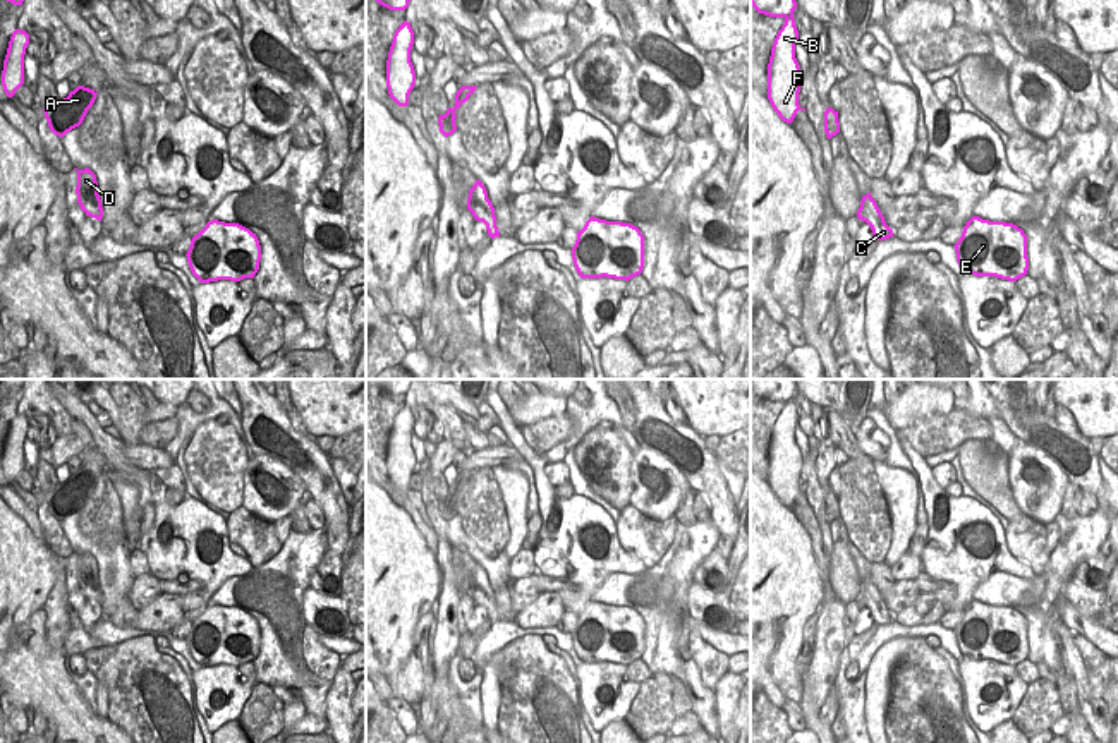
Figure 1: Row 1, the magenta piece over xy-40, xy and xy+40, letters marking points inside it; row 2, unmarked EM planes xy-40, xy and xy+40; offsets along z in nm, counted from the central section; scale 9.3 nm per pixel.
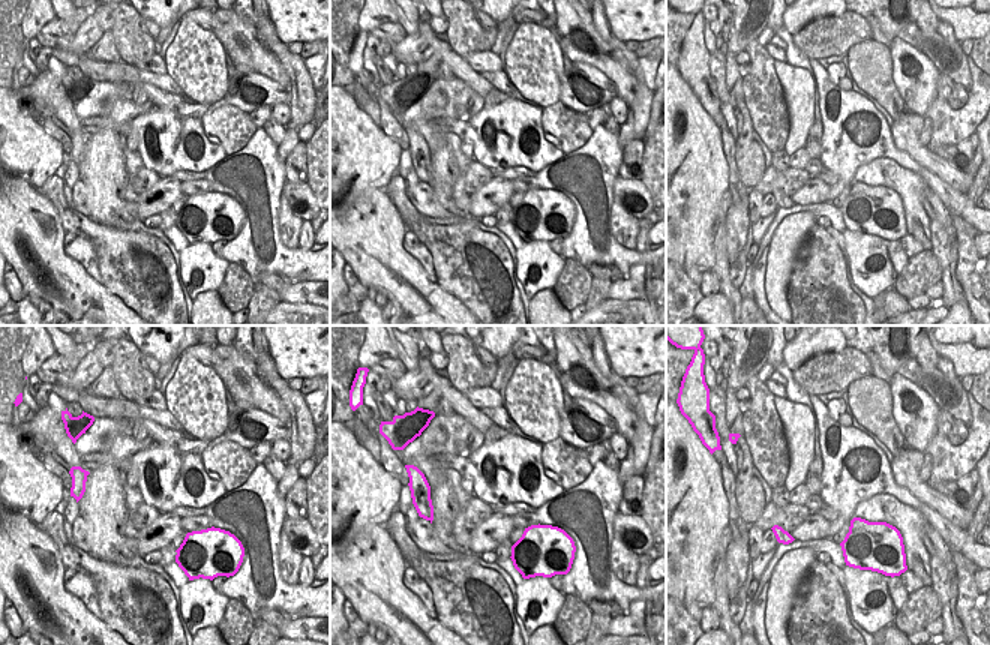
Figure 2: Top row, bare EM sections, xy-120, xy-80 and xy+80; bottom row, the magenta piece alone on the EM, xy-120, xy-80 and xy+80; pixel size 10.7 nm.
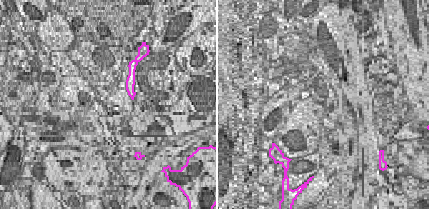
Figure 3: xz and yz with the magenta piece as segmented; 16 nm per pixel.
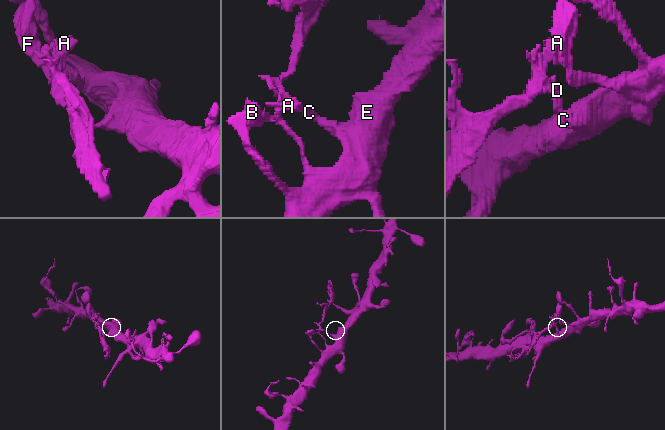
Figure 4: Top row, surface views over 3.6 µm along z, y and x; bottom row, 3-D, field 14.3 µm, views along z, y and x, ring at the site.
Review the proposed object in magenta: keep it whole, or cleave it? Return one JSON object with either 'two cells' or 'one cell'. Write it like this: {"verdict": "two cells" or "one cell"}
{"verdict": "two cells"}

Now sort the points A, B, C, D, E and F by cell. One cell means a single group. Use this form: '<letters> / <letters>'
A D / B C E F

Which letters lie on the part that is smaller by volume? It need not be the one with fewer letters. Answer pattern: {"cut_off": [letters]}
{"cut_off": ["A", "D"]}

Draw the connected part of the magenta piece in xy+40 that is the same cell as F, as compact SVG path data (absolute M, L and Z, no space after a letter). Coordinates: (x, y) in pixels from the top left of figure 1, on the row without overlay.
M750 379L750 390L759 398L785 403L768 448L768 484L778 501L792 508L799 494L805 496L799 489L802 455L795 443L795 426L799 424L793 403L795 379Z

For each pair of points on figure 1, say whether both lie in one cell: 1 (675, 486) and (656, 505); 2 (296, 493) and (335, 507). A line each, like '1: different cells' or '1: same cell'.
1: same cell
2: different cells

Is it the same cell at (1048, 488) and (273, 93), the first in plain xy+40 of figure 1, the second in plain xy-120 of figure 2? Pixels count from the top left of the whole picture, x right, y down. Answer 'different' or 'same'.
same

